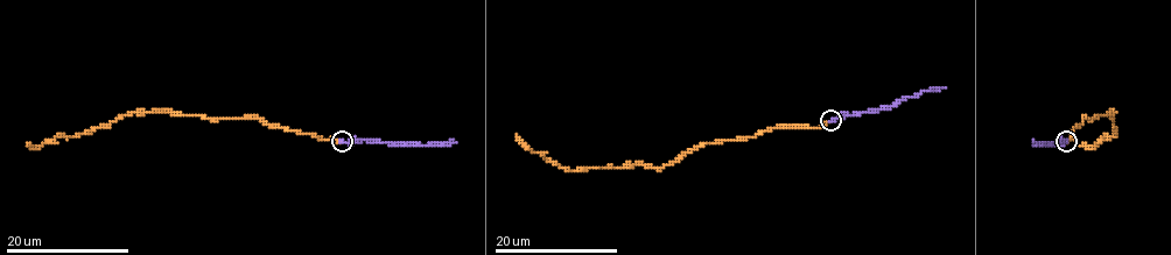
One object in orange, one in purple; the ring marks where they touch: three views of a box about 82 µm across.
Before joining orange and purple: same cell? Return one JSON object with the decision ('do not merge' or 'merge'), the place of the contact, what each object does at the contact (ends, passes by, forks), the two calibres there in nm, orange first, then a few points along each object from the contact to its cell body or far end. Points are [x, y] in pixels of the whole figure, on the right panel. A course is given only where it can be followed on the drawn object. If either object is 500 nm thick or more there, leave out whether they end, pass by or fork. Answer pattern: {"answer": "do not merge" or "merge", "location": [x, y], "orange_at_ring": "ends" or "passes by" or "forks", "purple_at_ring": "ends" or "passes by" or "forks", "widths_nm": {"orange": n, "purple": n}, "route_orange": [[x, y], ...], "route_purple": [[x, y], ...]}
{"answer": "merge", "location": [1066, 141], "orange_at_ring": "ends", "purple_at_ring": "ends", "widths_nm": {"orange": 200, "purple": 180}, "route_orange": [[1066, 142], [1085, 118], [1113, 111], [1115, 133], [1095, 144], [1080, 144]], "route_purple": [[1066, 142], [1032, 143]]}

